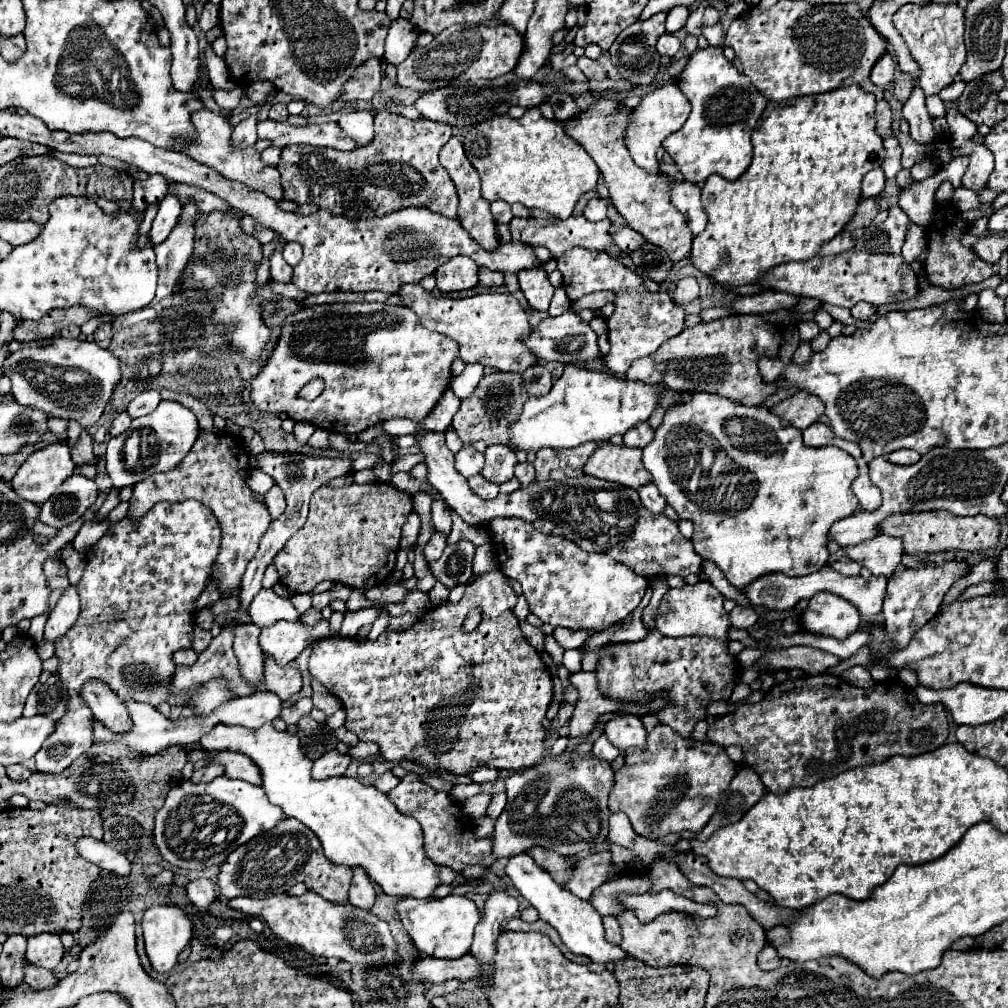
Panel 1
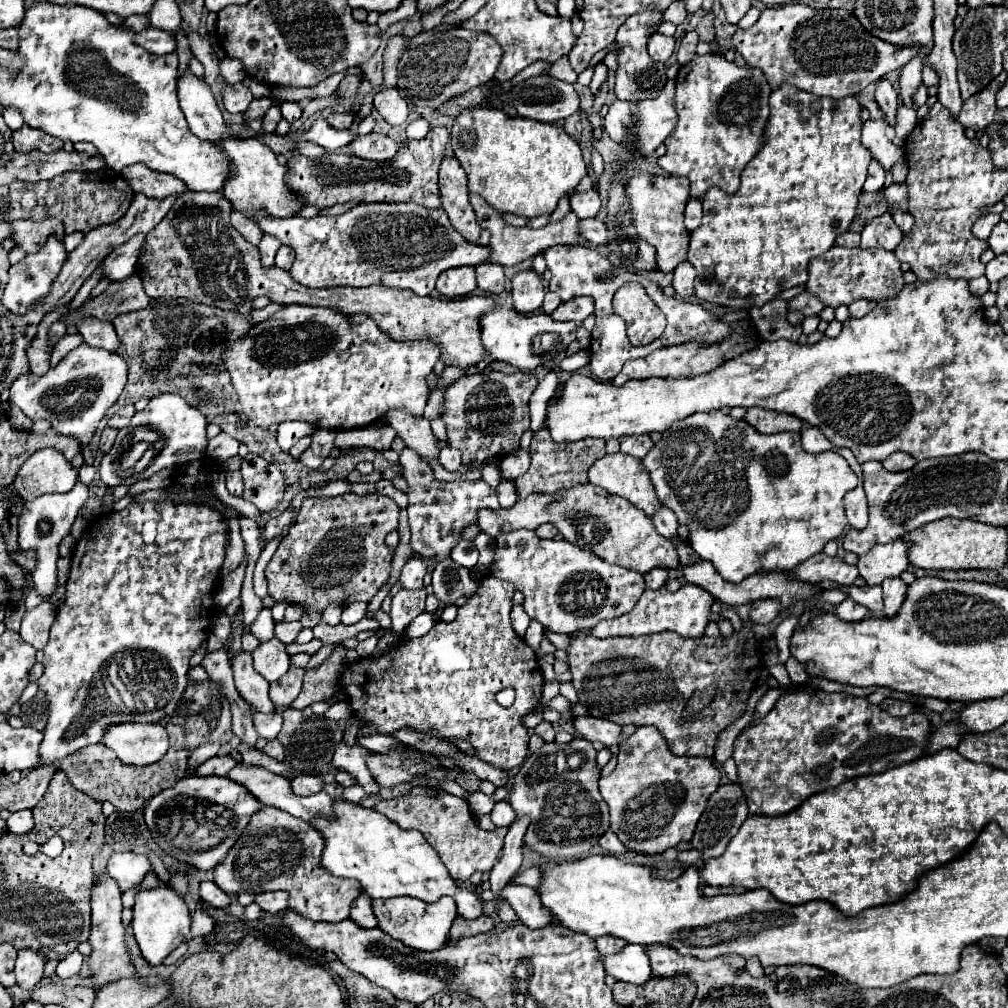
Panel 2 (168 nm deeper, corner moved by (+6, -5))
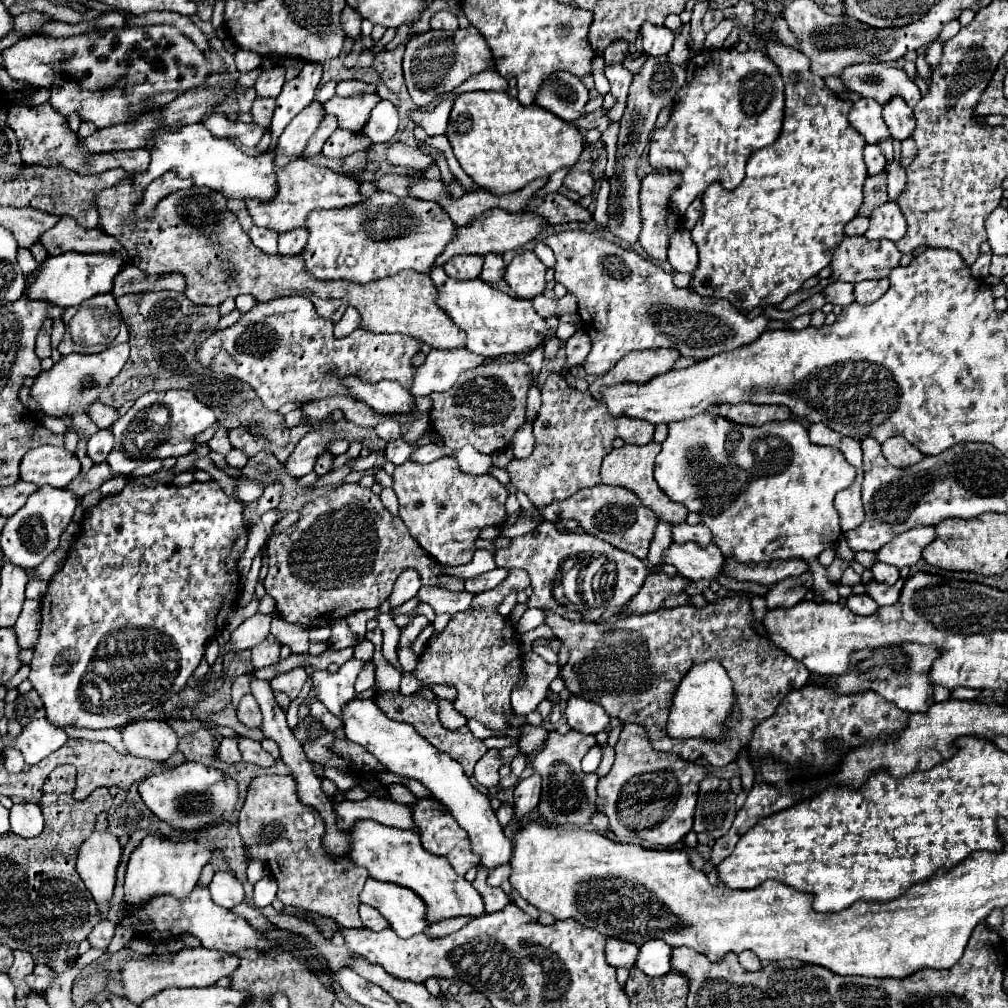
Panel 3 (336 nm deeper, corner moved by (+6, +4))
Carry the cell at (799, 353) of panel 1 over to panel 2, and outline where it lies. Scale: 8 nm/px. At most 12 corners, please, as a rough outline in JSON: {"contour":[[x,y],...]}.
{"contour":[[786,300],[750,310],[763,341],[798,342],[802,326],[786,320]]}

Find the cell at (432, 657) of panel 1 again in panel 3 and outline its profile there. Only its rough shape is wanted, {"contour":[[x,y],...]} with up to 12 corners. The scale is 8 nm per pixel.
{"contour":[[522,569],[432,635],[414,675],[506,735],[522,649],[494,607]]}

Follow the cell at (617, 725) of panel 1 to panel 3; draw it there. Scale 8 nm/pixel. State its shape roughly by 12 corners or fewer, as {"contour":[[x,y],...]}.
{"contour":[[582,697],[566,701],[568,725],[580,733],[604,731],[610,717]]}

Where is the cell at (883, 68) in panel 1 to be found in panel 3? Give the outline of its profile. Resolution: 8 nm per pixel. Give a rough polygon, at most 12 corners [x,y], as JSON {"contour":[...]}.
{"contour":[[902,97],[884,105],[892,139],[912,137],[914,113]]}

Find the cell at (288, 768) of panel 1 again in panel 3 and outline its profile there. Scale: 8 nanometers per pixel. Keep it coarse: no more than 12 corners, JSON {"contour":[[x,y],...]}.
{"contour":[[360,821],[350,861],[418,893],[428,923],[480,917],[474,885],[414,831]]}

